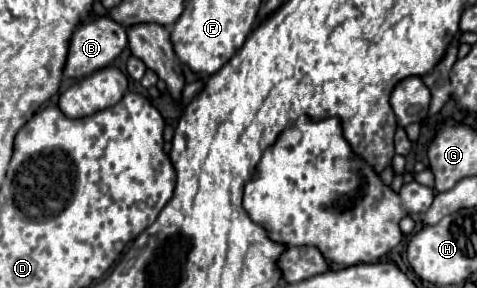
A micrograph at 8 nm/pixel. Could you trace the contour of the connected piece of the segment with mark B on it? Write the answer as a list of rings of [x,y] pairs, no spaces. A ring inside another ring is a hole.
[[[97,17],[89,23],[83,23],[77,27],[77,31],[71,37],[71,45],[69,45],[69,57],[67,57],[67,65],[65,65],[65,75],[67,77],[87,77],[89,73],[107,67],[111,61],[115,61],[119,57],[119,53],[127,47],[127,33],[125,27],[109,17]]]

